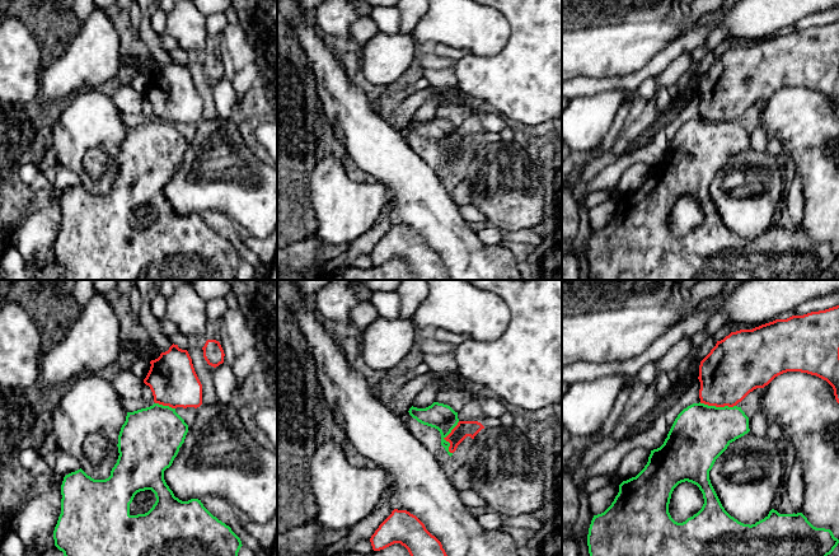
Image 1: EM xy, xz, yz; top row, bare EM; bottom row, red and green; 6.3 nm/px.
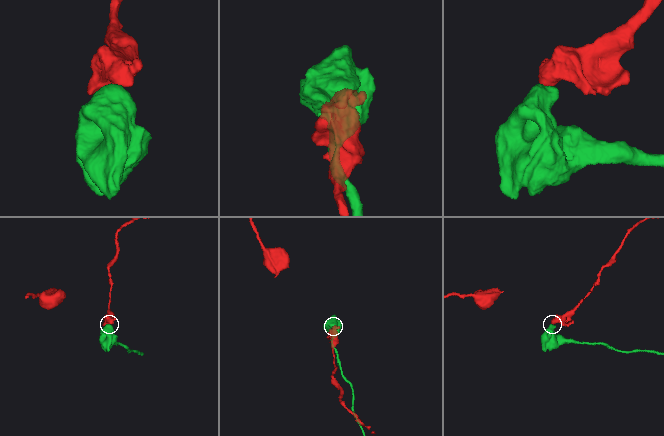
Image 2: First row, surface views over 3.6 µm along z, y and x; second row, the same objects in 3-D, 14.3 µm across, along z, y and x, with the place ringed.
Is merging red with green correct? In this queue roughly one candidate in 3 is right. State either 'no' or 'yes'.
no

